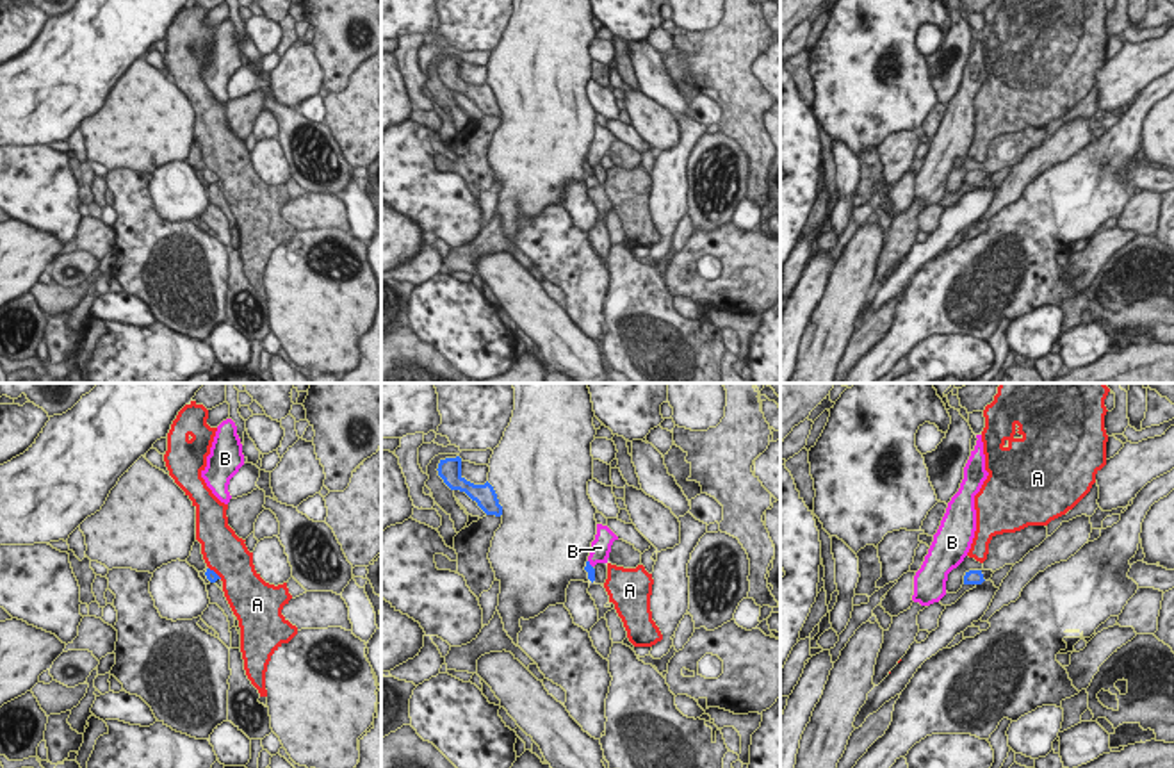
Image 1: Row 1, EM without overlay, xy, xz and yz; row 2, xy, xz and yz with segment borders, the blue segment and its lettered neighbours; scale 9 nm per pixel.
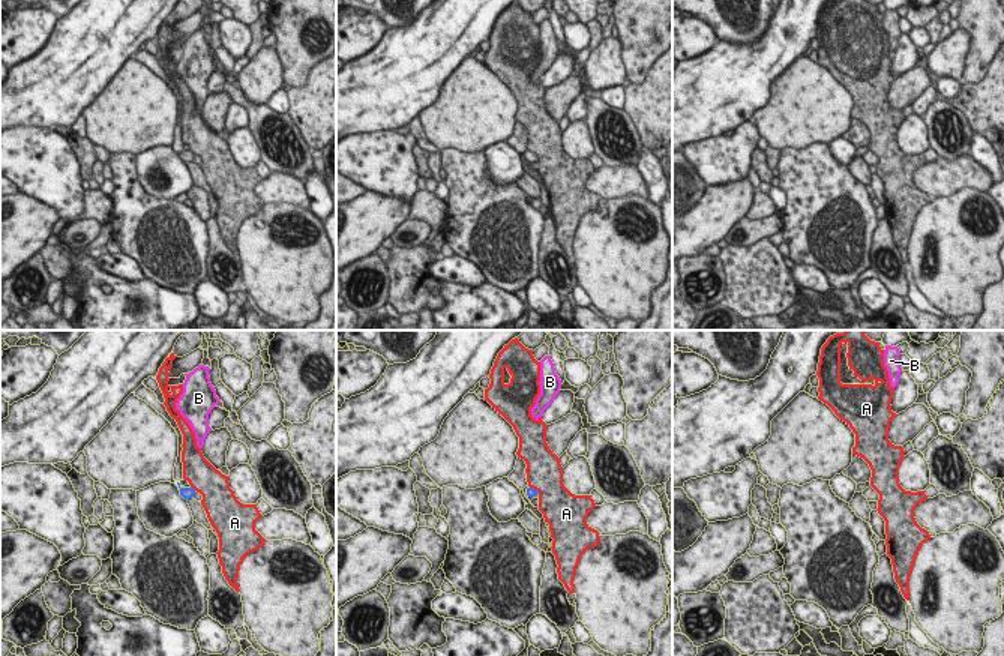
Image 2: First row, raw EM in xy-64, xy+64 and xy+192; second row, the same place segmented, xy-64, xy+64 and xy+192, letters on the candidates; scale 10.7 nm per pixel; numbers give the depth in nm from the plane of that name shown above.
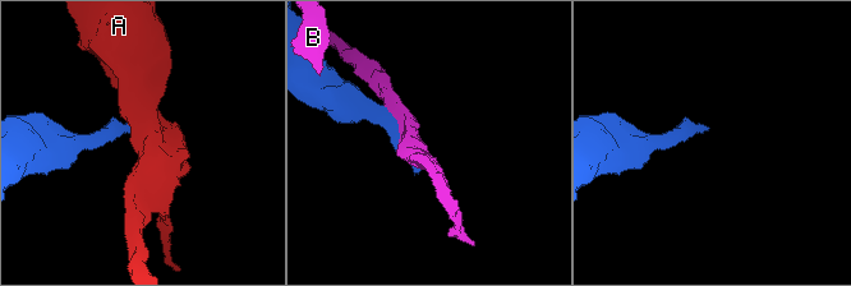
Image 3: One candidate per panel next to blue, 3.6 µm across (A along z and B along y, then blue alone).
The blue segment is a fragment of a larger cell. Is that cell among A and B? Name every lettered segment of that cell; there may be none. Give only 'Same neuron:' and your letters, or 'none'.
Same neuron: none

